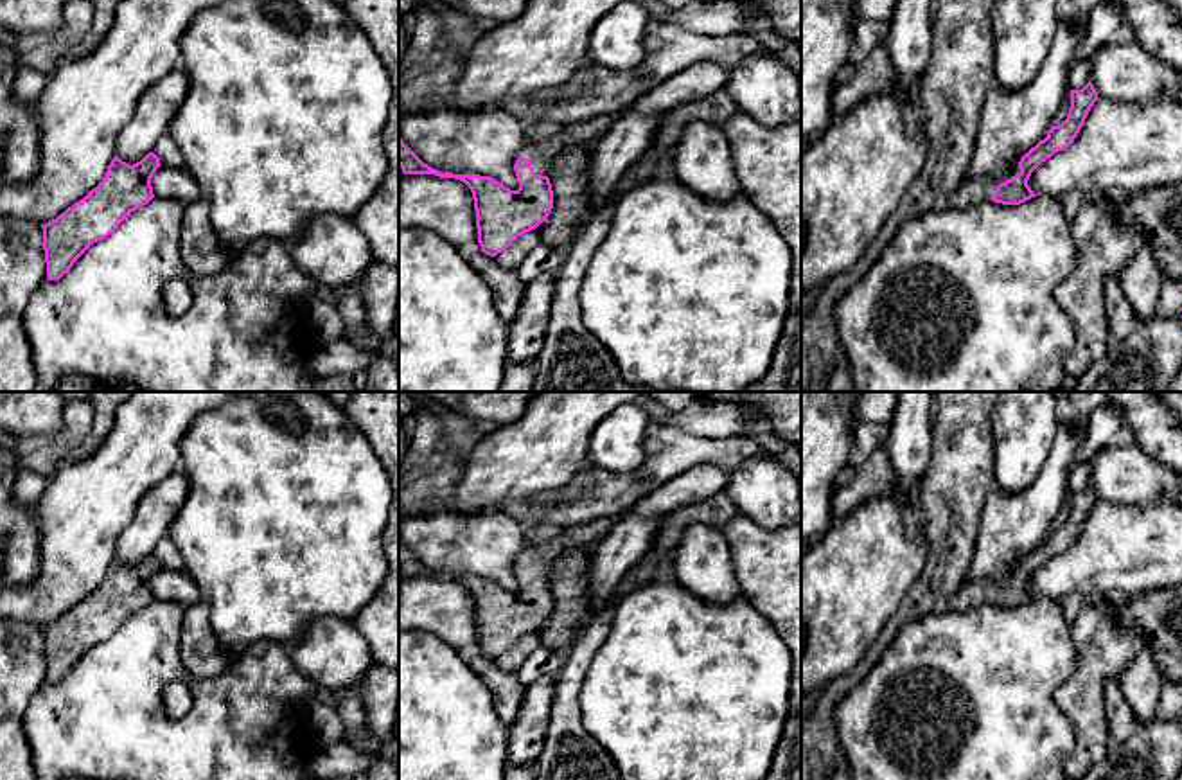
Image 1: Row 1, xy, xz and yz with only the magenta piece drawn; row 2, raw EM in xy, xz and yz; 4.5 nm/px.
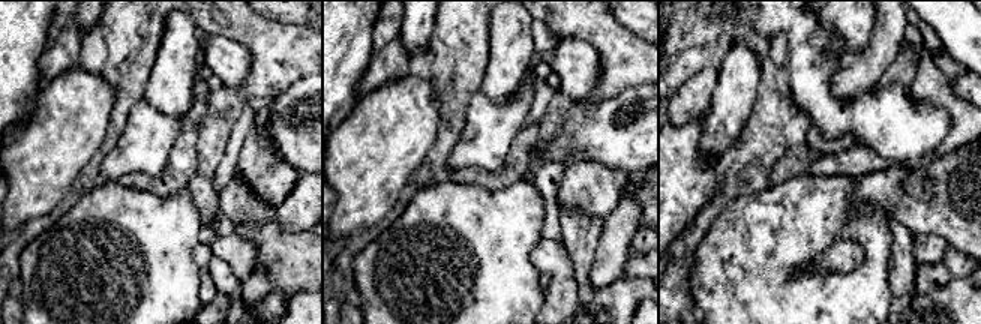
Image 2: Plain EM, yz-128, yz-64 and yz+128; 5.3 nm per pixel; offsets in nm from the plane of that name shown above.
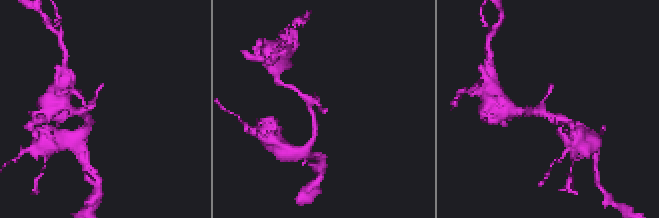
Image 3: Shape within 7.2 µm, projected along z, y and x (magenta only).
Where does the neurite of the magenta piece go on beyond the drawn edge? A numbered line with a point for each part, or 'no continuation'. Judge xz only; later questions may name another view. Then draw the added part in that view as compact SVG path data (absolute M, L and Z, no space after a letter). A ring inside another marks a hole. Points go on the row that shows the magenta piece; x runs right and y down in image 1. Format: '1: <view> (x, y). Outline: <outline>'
1: xz (588, 133). Outline: M622 113L598 115L595 119L562 128L557 133L550 133L541 142L530 144L523 149L523 156L530 162L535 174L548 176L559 153L569 146L580 146L593 151Z

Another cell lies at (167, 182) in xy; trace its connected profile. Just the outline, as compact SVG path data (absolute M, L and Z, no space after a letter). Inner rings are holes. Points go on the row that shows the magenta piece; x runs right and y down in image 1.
M160 165L151 178L151 187L156 198L181 203L190 203L203 196L198 182L183 167Z

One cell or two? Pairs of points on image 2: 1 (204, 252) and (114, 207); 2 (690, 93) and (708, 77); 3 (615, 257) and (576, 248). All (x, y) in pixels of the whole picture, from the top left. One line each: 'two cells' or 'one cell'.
1: two cells
2: one cell
3: two cells

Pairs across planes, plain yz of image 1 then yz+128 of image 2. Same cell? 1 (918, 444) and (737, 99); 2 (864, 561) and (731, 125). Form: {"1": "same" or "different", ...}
{"1": "same", "2": "different"}

